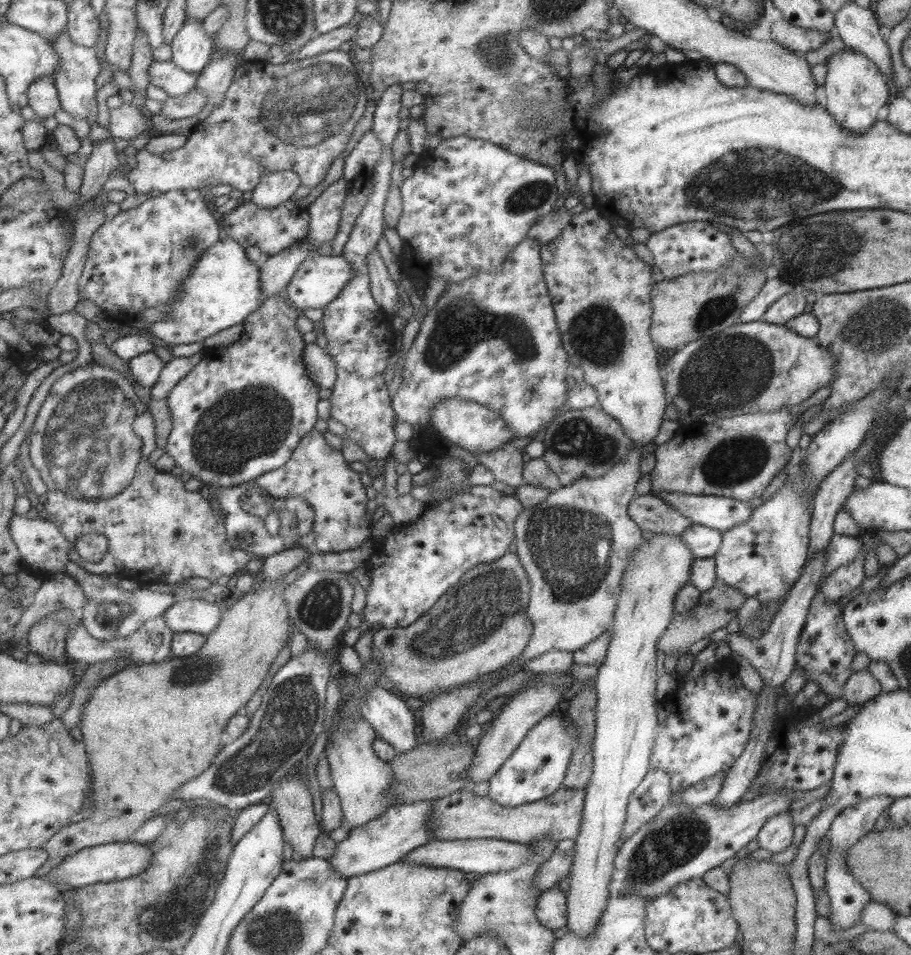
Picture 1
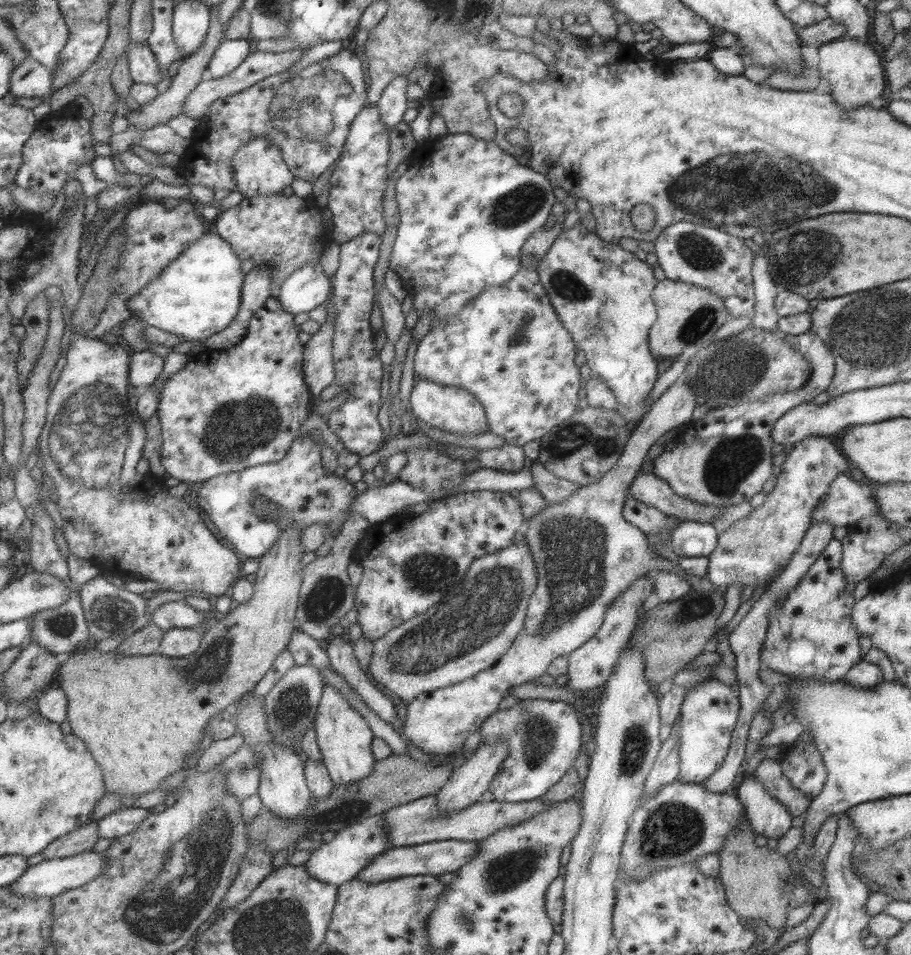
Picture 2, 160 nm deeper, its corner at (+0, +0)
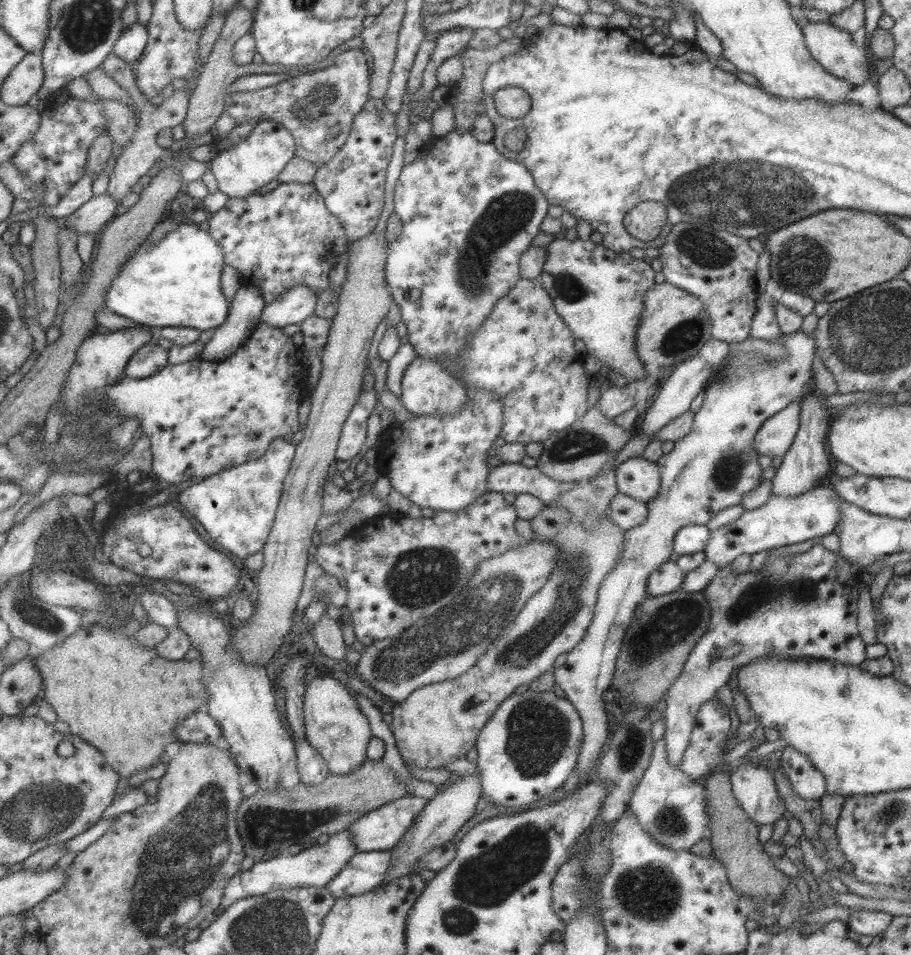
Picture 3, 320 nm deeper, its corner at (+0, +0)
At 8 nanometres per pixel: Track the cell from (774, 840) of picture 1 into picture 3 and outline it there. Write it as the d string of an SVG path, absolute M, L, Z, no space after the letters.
M736 764L728 773L733 796L754 823L773 824L785 812L775 780L765 767Z

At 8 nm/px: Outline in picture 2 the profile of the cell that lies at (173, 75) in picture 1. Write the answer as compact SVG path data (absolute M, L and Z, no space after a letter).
M133 43L133 46L128 46L127 63L129 63L129 75L139 84L151 84L155 86L161 80L168 79L171 82L167 71L159 71L159 65L155 61L155 56L149 50L148 44Z

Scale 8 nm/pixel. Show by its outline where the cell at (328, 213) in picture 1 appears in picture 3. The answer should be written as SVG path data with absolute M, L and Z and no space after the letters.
M308 286L284 289L273 303L264 306L260 314L260 322L268 324L271 328L300 324L308 316L313 315L317 302L316 295Z

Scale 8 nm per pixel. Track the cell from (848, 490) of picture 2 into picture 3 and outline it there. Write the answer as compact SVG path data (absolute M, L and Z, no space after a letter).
M819 486L813 487L810 491L801 493L797 496L784 497L777 495L770 495L769 500L760 508L754 510L747 510L735 520L717 530L711 530L709 532L709 540L703 548L704 560L711 562L717 567L725 567L730 565L734 558L737 558L740 554L755 554L764 550L778 549L781 546L792 545L801 543L814 537L823 537L833 532L833 528L837 526L837 505L839 505L841 499L839 495L832 489L831 486Z

